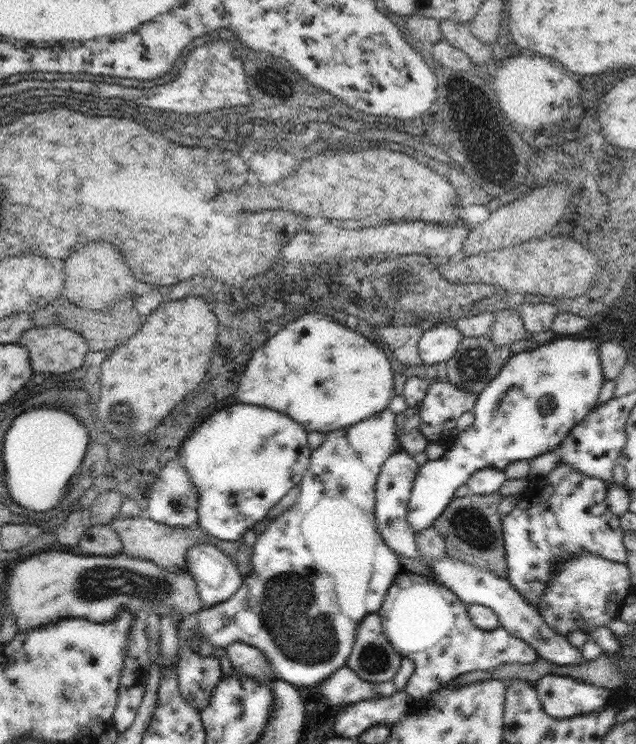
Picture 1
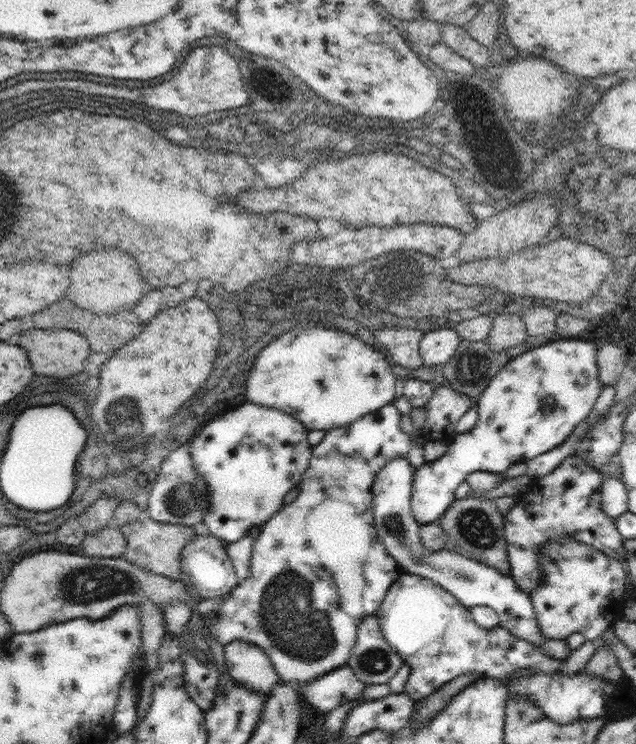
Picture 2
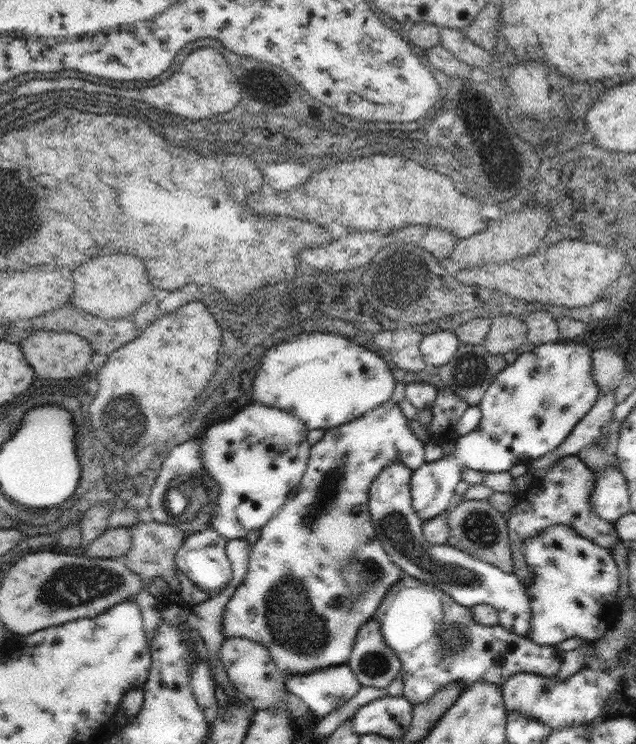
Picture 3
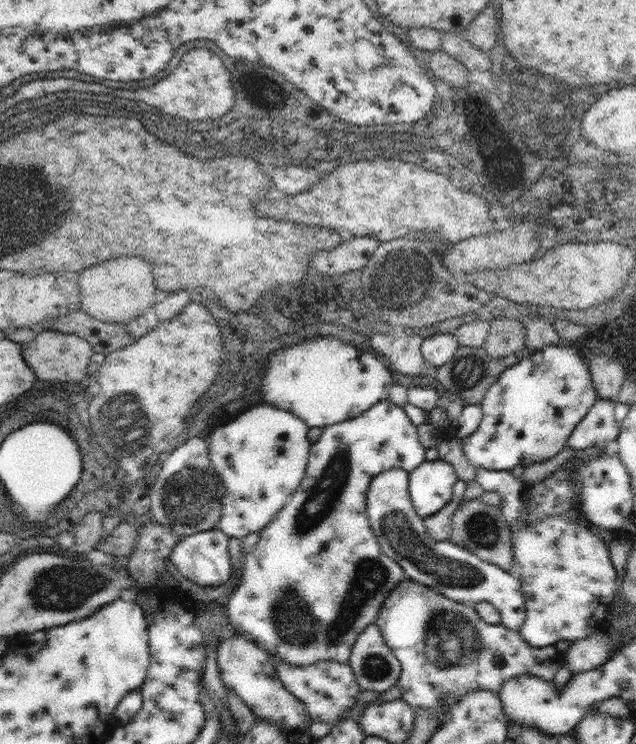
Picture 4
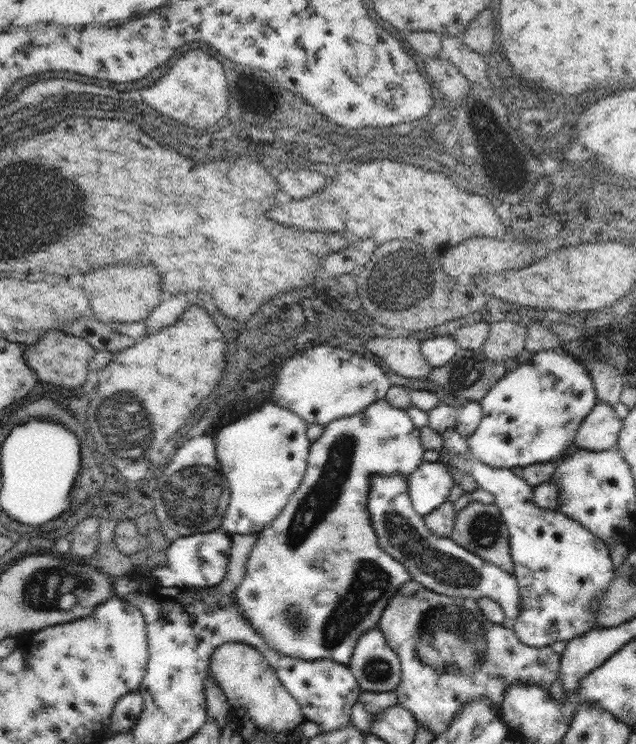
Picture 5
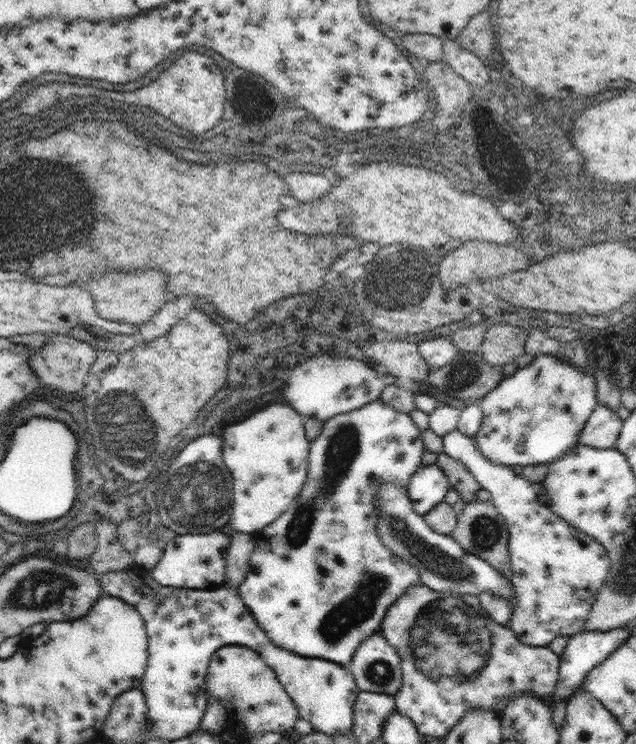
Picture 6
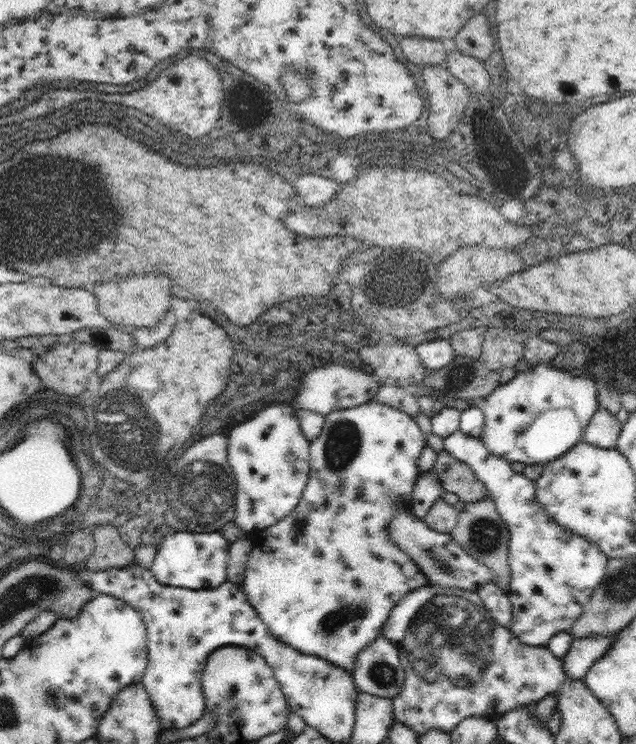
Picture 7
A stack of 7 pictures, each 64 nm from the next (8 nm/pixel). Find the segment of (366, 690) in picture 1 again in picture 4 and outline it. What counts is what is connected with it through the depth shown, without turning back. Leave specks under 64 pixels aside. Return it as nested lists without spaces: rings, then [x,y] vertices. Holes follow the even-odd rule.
[[[273,660],[273,664],[275,664],[275,674],[281,680],[283,688],[307,708],[307,714],[313,720],[313,724],[315,722],[331,724],[331,726],[339,724],[355,706],[357,694],[361,692],[347,664],[339,664],[331,660],[321,660],[305,668],[289,666],[289,662],[277,662],[277,660]]]

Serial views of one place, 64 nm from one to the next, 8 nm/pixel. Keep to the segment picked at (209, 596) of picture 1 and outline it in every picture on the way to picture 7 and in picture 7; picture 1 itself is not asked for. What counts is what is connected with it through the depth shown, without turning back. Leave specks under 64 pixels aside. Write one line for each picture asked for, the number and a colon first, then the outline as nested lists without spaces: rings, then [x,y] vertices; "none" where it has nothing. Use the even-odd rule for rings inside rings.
2: [[[203,532],[203,536],[193,538],[191,542],[185,544],[185,548],[181,550],[181,572],[185,572],[189,576],[189,582],[193,584],[193,588],[197,590],[197,594],[201,596],[201,600],[213,600],[213,598],[221,598],[229,592],[233,592],[239,584],[233,564],[227,556],[227,550],[223,546],[223,540],[219,540],[217,536],[213,536],[211,532]]]
3: [[[207,526],[197,534],[187,534],[185,542],[181,544],[181,548],[177,550],[177,556],[175,556],[177,570],[181,570],[201,592],[207,592],[211,598],[221,594],[223,588],[229,586],[233,580],[233,572],[231,572],[231,564],[229,564],[227,552],[225,552],[225,544],[227,544],[227,540],[221,534],[217,534],[215,528]]]
4: [[[217,526],[207,532],[197,532],[191,536],[181,536],[179,544],[173,548],[169,562],[179,570],[181,576],[195,582],[201,588],[215,588],[231,580],[233,568],[229,562],[229,536],[225,536]]]
5: [[[221,528],[207,532],[207,534],[193,534],[193,536],[179,536],[167,548],[167,566],[155,566],[151,570],[151,578],[163,588],[181,588],[181,586],[195,586],[195,588],[213,588],[225,580],[227,564],[231,552],[231,536]]]
6: [[[221,530],[209,534],[177,534],[163,548],[159,564],[151,570],[151,576],[157,584],[169,588],[187,588],[187,590],[215,590],[225,580],[225,554],[231,544],[231,538]]]
7: [[[173,532],[167,534],[165,540],[157,546],[157,556],[151,564],[151,574],[159,584],[179,586],[187,590],[213,590],[227,582],[227,558],[229,558],[229,542],[219,532]]]

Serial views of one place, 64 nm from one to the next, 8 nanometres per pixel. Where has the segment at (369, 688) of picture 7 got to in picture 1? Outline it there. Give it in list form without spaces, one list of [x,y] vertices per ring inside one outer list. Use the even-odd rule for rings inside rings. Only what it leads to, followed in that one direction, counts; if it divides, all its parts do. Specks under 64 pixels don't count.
[[[377,612],[365,616],[357,626],[357,638],[347,658],[347,668],[369,684],[383,684],[393,680],[399,666],[401,656],[383,634],[381,616]]]

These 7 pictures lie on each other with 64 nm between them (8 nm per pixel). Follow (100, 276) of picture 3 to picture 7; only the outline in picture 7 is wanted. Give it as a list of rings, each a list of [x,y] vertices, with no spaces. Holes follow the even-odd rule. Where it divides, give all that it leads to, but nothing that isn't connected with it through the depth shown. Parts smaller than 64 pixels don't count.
[[[145,274],[145,276],[127,276],[117,280],[107,280],[95,284],[93,290],[97,298],[97,312],[111,324],[139,330],[139,328],[155,328],[159,320],[171,308],[169,304],[169,278],[161,274]]]

